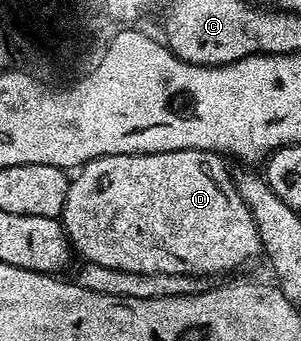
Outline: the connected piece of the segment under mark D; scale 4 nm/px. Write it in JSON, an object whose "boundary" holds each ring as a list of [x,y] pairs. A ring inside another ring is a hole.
{"boundary":[[[183,149],[182,151],[162,151],[161,153],[131,153],[130,155],[106,155],[79,166],[78,172],[68,183],[68,194],[62,214],[62,224],[69,242],[77,254],[81,253],[84,261],[93,261],[102,267],[118,267],[130,272],[174,272],[203,275],[207,269],[236,269],[247,263],[251,257],[260,257],[260,236],[254,223],[252,213],[246,207],[242,195],[238,195],[236,185],[232,182],[233,170],[228,169],[229,162],[221,154],[211,149]]]}

